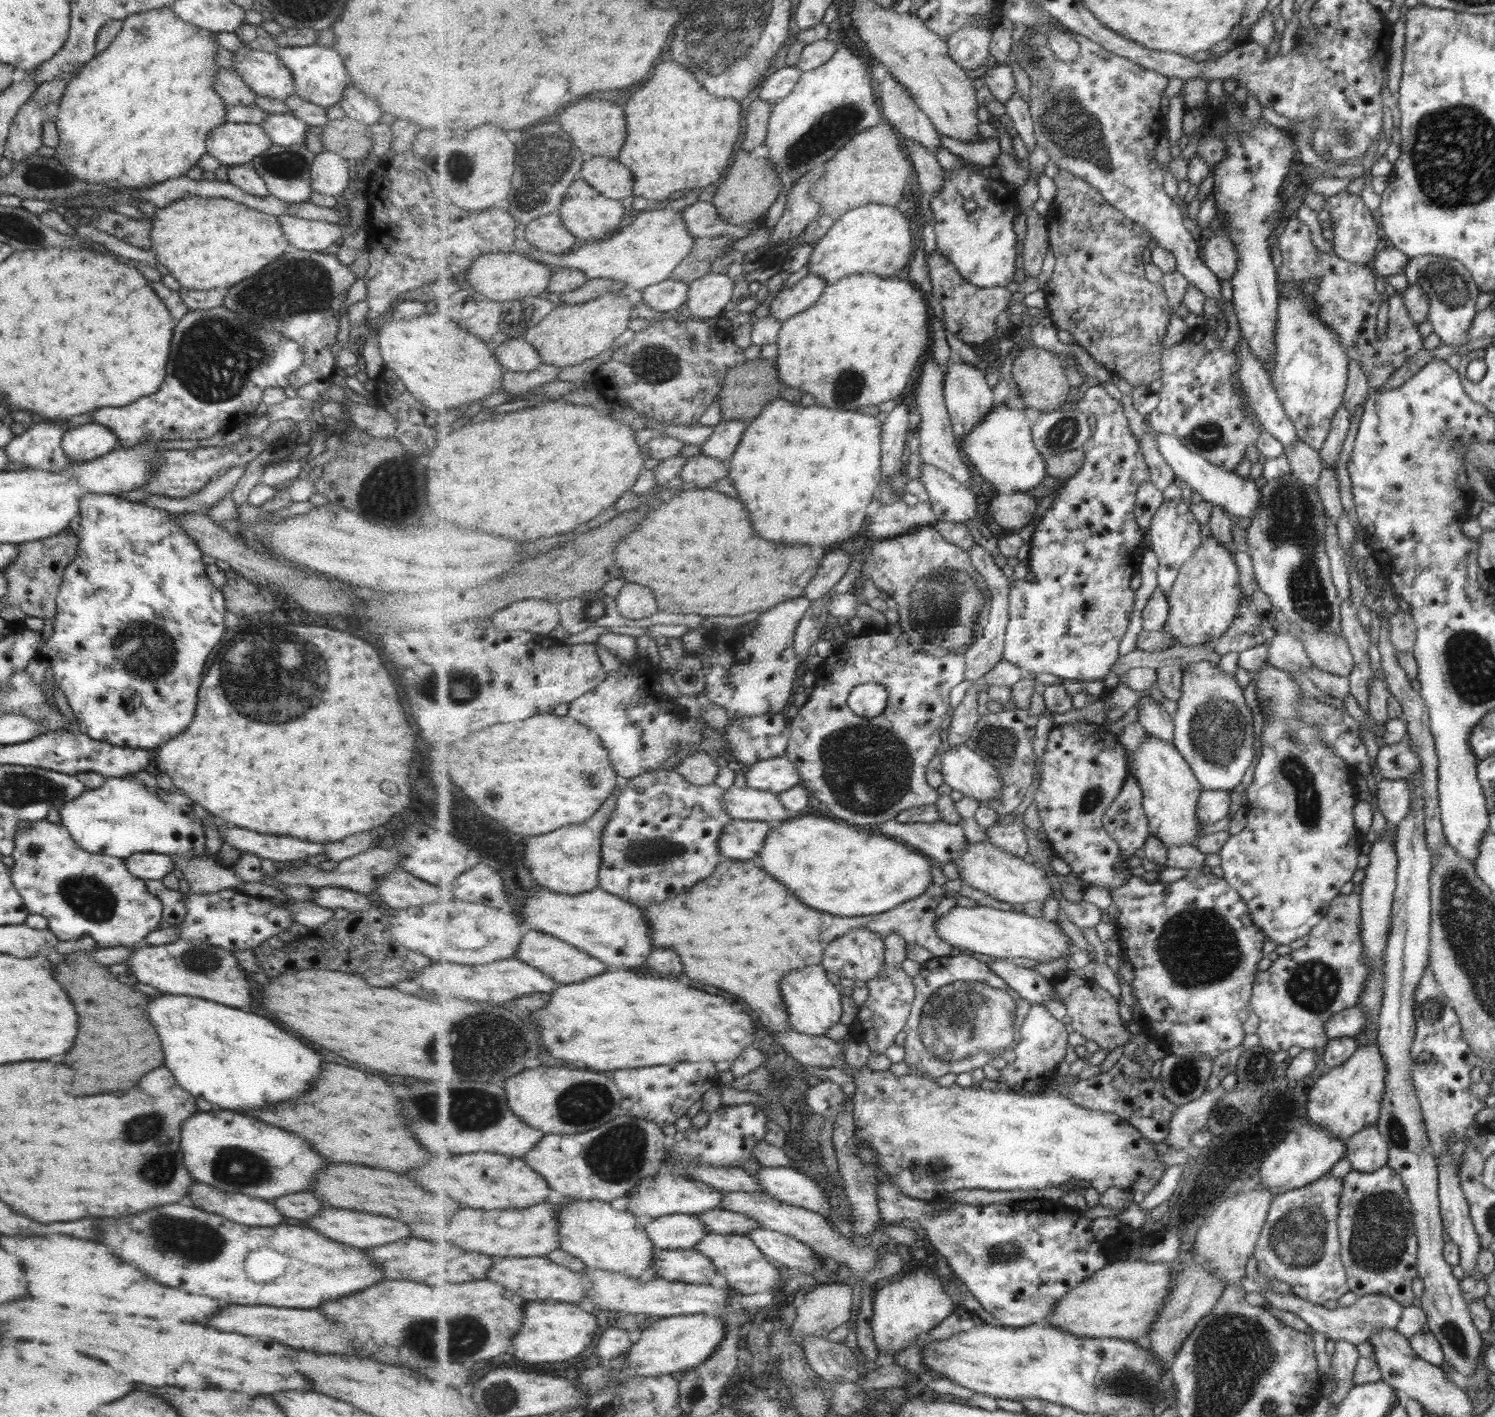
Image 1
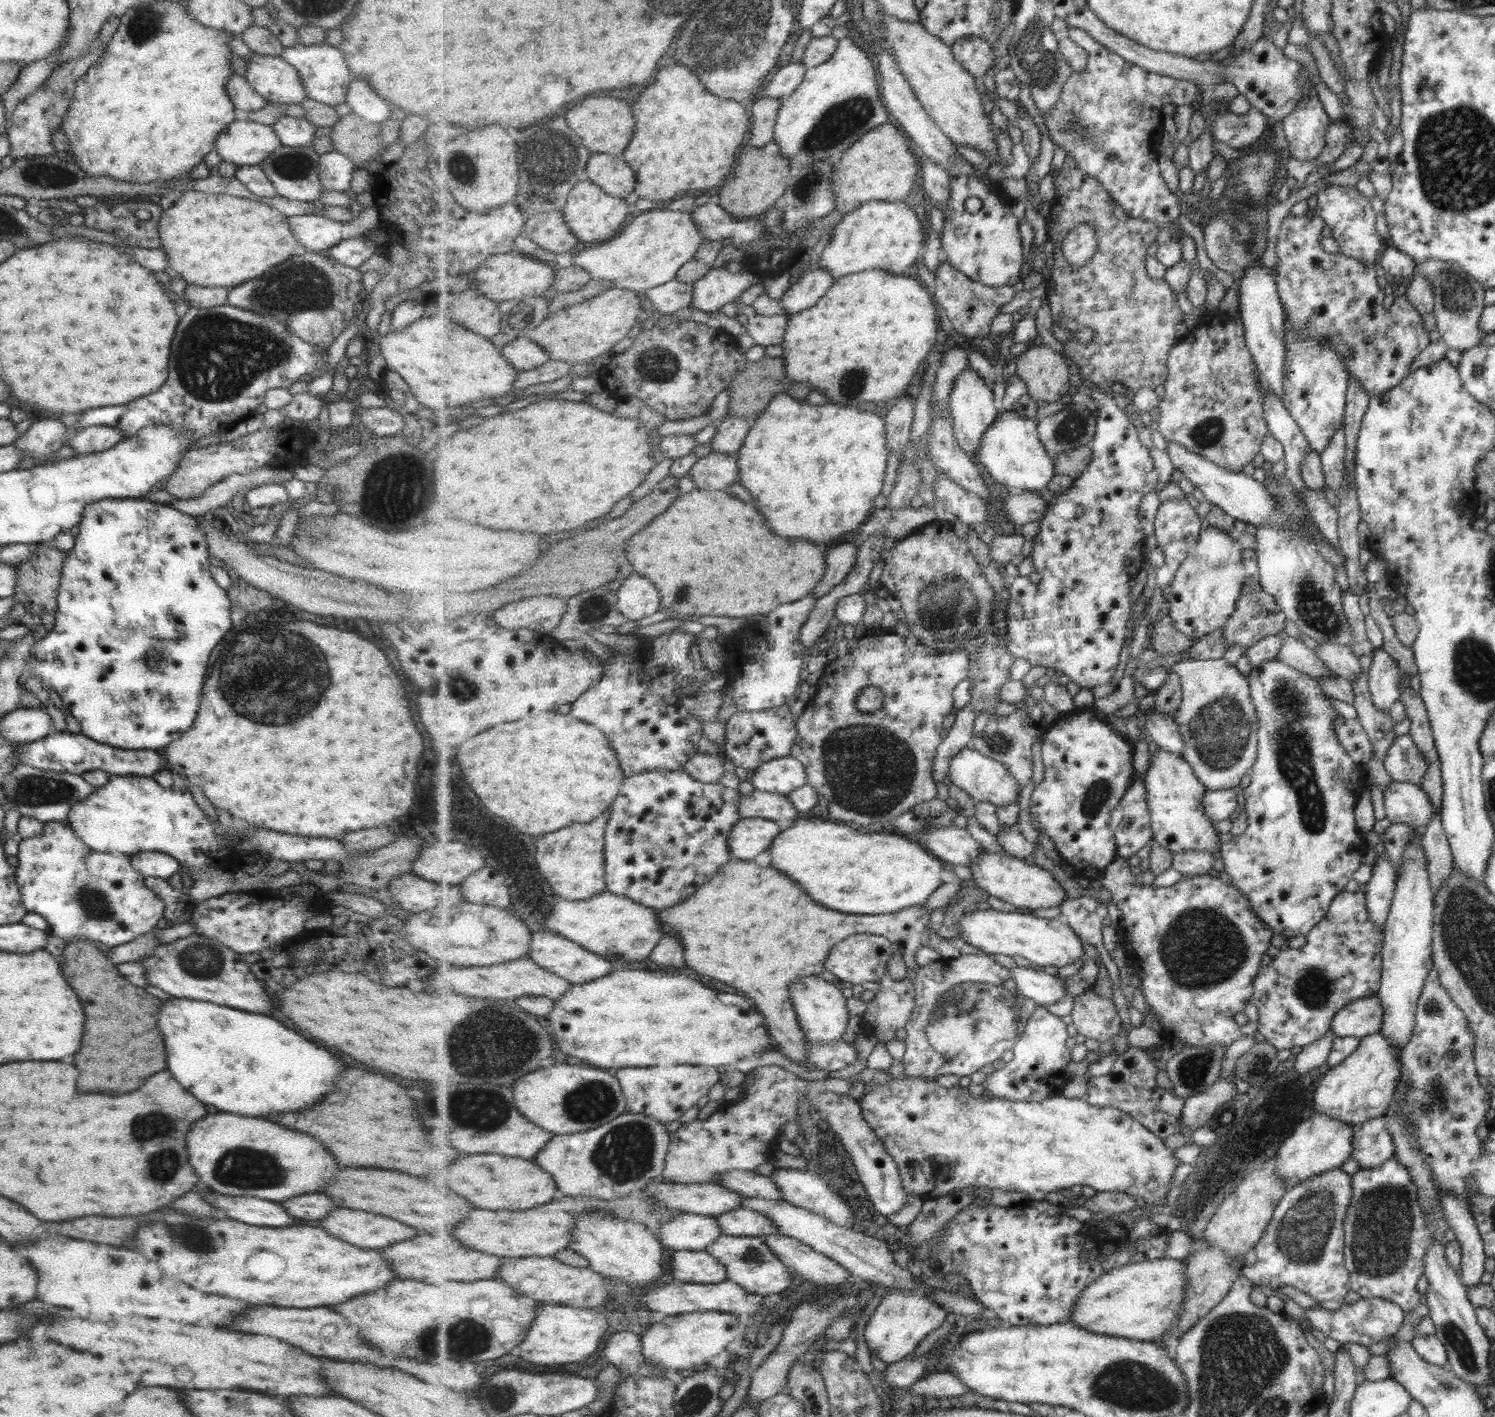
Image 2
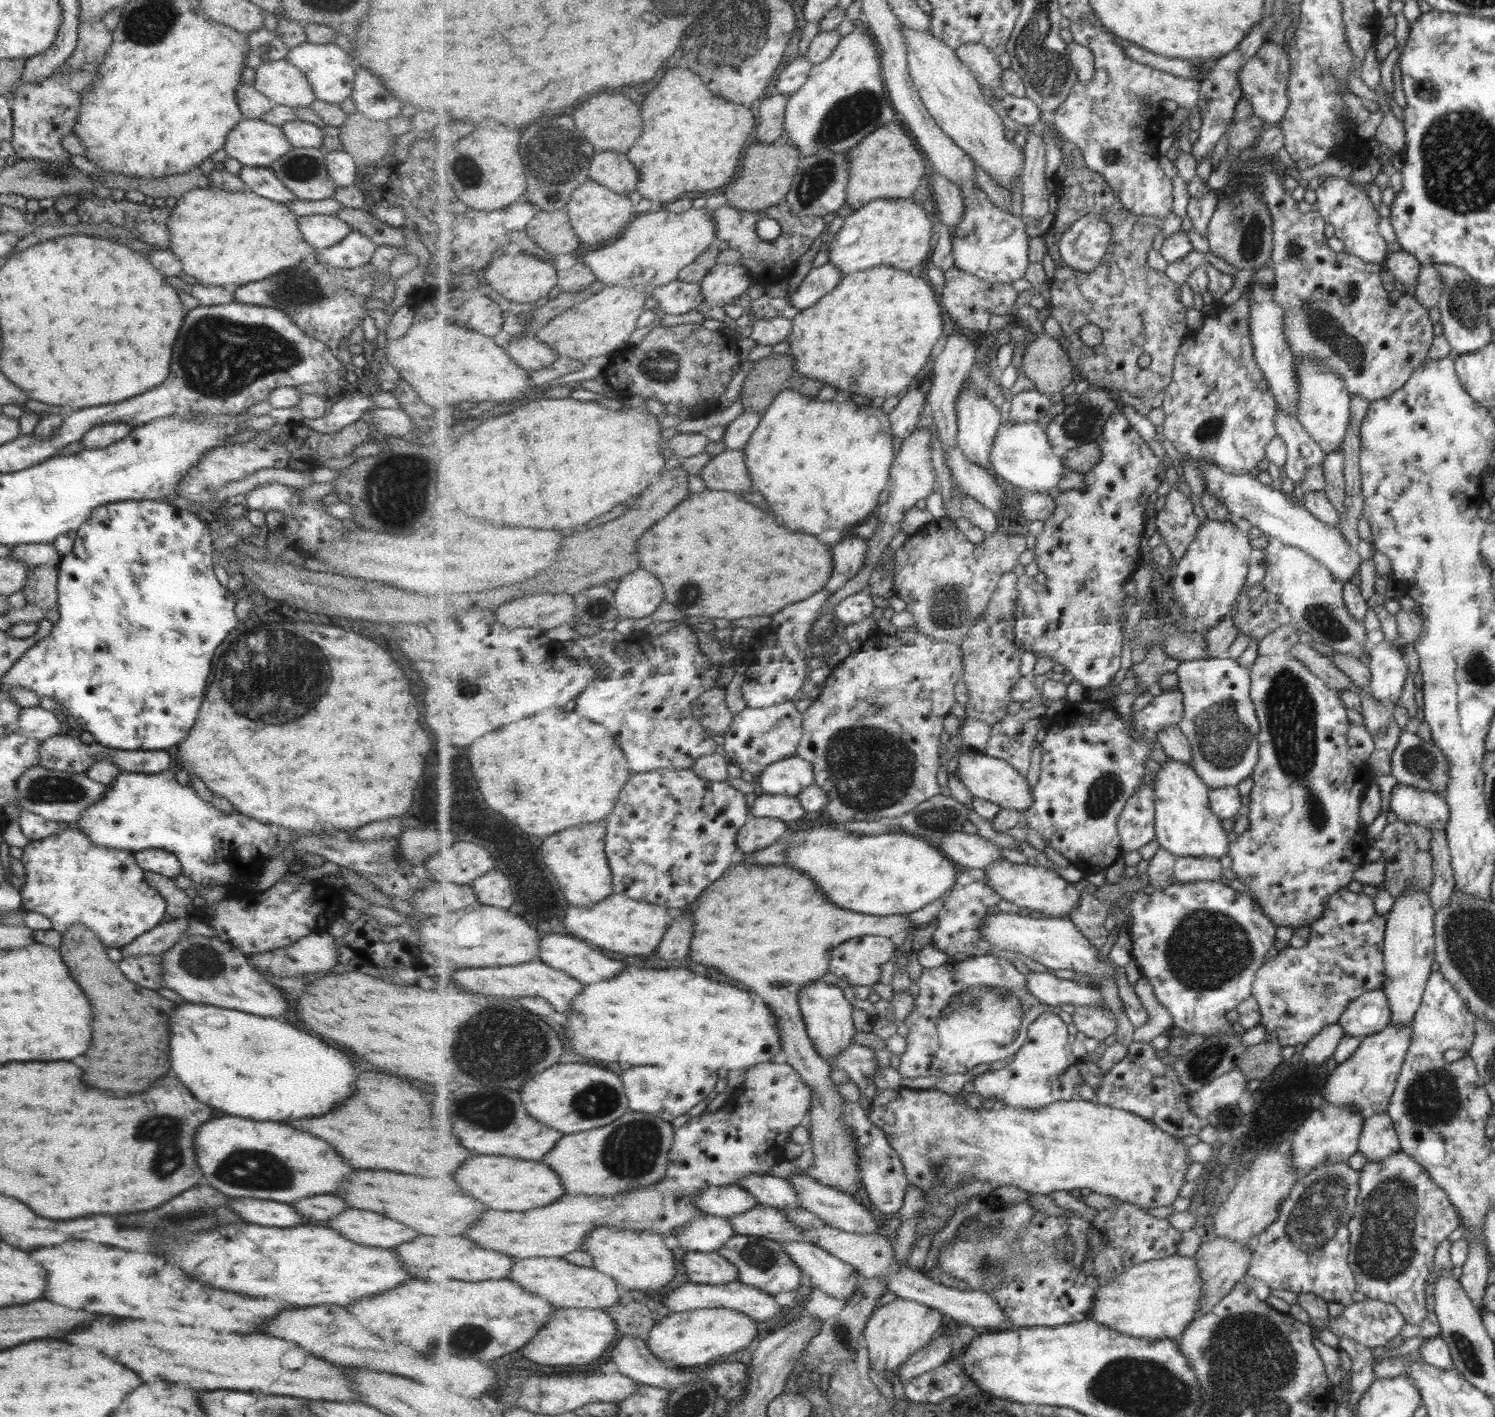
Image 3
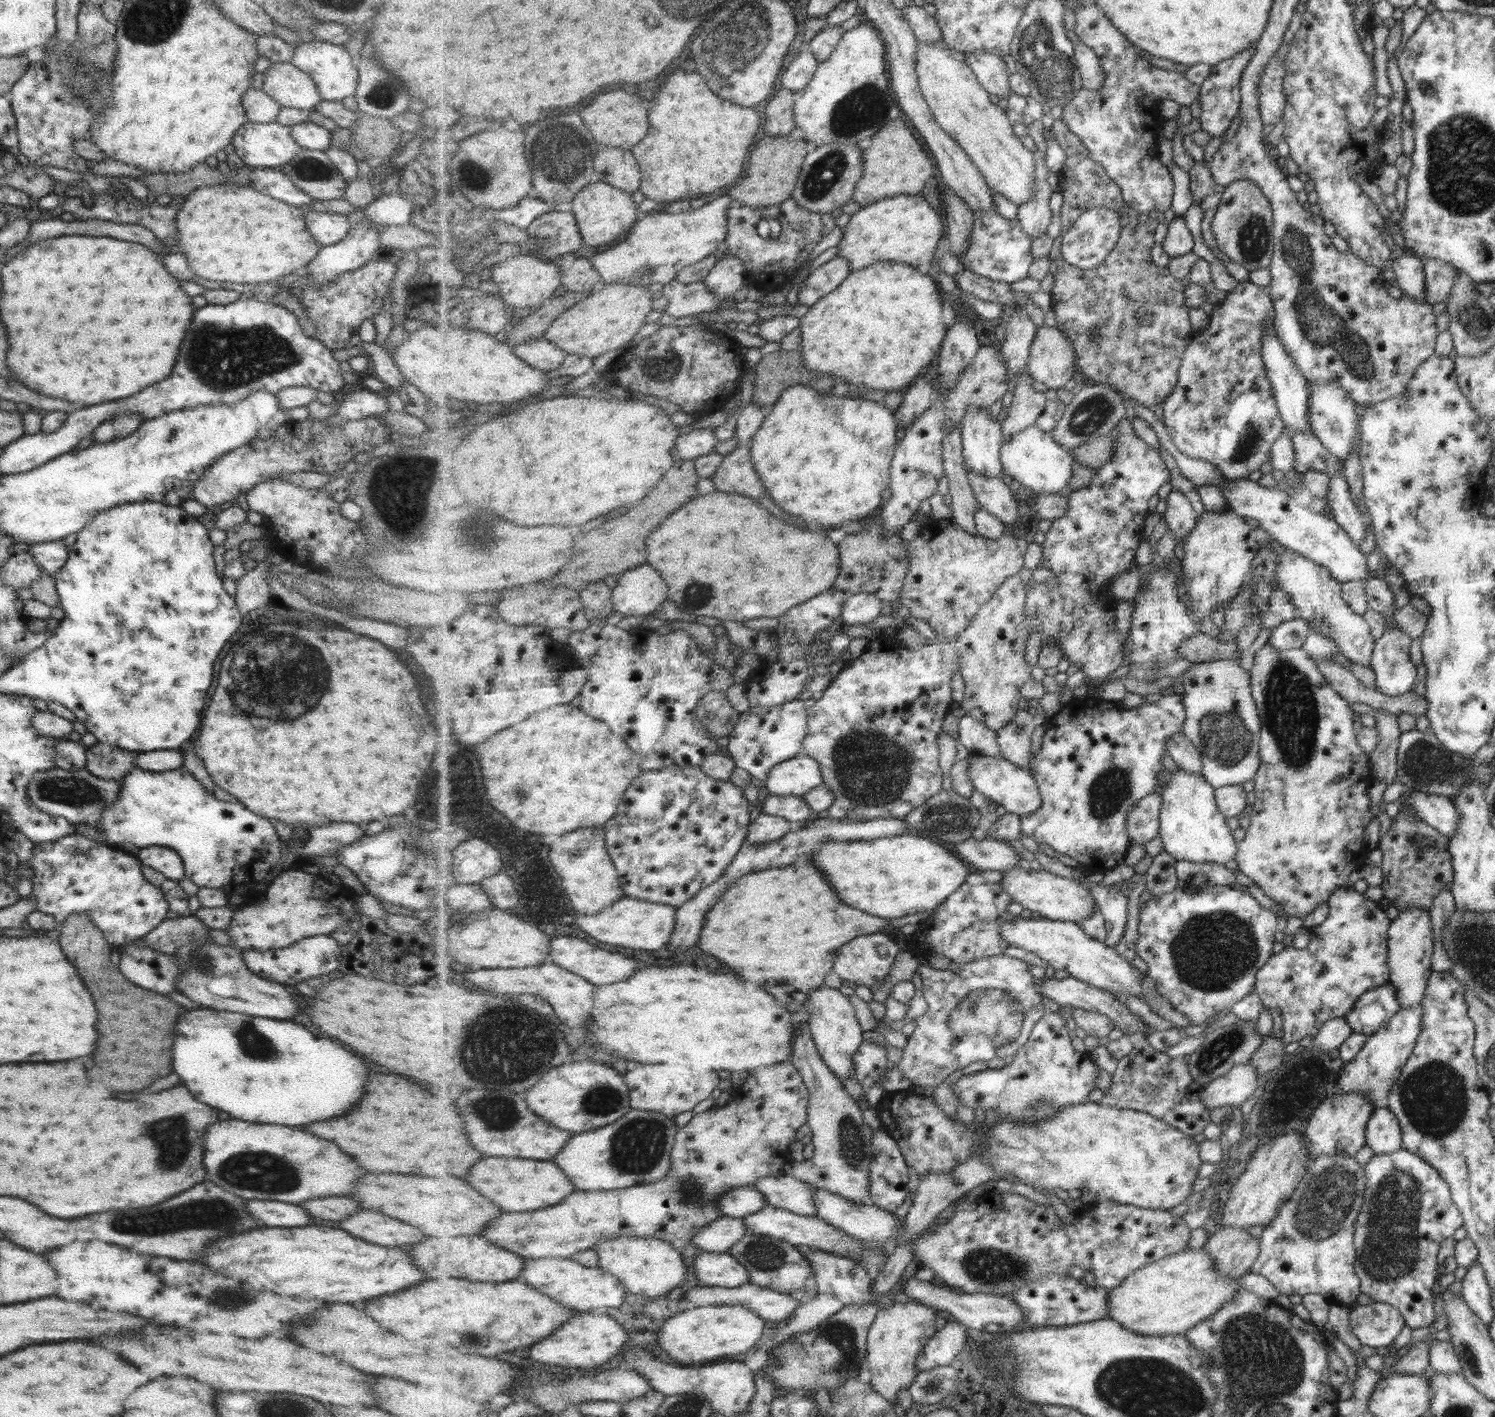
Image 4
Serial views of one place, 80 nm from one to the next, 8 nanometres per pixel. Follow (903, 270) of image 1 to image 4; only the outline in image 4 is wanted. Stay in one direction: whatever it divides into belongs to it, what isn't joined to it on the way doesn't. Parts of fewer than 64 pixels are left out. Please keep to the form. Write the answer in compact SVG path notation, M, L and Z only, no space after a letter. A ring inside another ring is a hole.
M899 194L882 198L852 214L838 243L838 256L850 262L851 272L863 270L877 261L894 261L917 268L935 258L937 246L946 234L946 220L920 195Z

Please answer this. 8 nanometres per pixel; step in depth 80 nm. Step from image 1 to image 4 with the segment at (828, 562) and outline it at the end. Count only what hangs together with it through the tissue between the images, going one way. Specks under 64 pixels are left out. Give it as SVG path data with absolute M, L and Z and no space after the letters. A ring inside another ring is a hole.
M877 514L873 516L873 522L871 528L857 534L847 533L845 538L838 543L841 566L834 588L845 590L848 594L864 592L876 594L883 601L894 604L900 600L899 596L901 596L902 586L909 570L908 542L901 540L898 532L893 536L888 536ZM893 562L897 562L897 566ZM891 574L895 574L895 584L893 580L885 582L885 578L889 578Z

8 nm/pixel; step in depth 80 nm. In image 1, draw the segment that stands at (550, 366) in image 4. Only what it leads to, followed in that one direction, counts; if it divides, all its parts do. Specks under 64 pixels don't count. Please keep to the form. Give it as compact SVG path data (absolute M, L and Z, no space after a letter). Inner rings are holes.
M524 337L509 338L508 341L494 345L493 350L508 371L533 371L545 362L537 348Z

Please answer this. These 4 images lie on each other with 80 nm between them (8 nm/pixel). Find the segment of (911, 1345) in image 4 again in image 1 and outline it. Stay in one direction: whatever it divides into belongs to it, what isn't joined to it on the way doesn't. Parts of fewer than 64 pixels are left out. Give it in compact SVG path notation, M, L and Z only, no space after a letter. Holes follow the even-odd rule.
M915 1267L900 1280L884 1285L875 1293L874 1316L870 1325L876 1348L885 1359L891 1360L895 1354L901 1354L903 1349L908 1349L919 1340L921 1334L936 1329L957 1311L941 1280L934 1271Z

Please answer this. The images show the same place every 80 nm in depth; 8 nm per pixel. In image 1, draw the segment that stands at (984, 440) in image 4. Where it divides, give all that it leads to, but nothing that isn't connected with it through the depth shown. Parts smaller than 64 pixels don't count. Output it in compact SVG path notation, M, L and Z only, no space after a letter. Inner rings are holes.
M952 356L948 367L945 370L946 376L944 381L944 394L946 399L946 407L951 416L954 433L960 440L965 440L966 436L973 432L975 428L979 428L979 424L989 416L989 412L993 412L992 408L995 406L993 400L993 390L987 380L983 371L966 364L963 361Z

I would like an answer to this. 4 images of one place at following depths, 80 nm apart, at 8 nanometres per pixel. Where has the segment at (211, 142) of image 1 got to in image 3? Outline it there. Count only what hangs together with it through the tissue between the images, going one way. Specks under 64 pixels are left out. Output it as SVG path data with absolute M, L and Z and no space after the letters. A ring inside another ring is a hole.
M245 118L229 130L222 144L227 157L250 167L266 167L290 148L280 127L260 119Z

